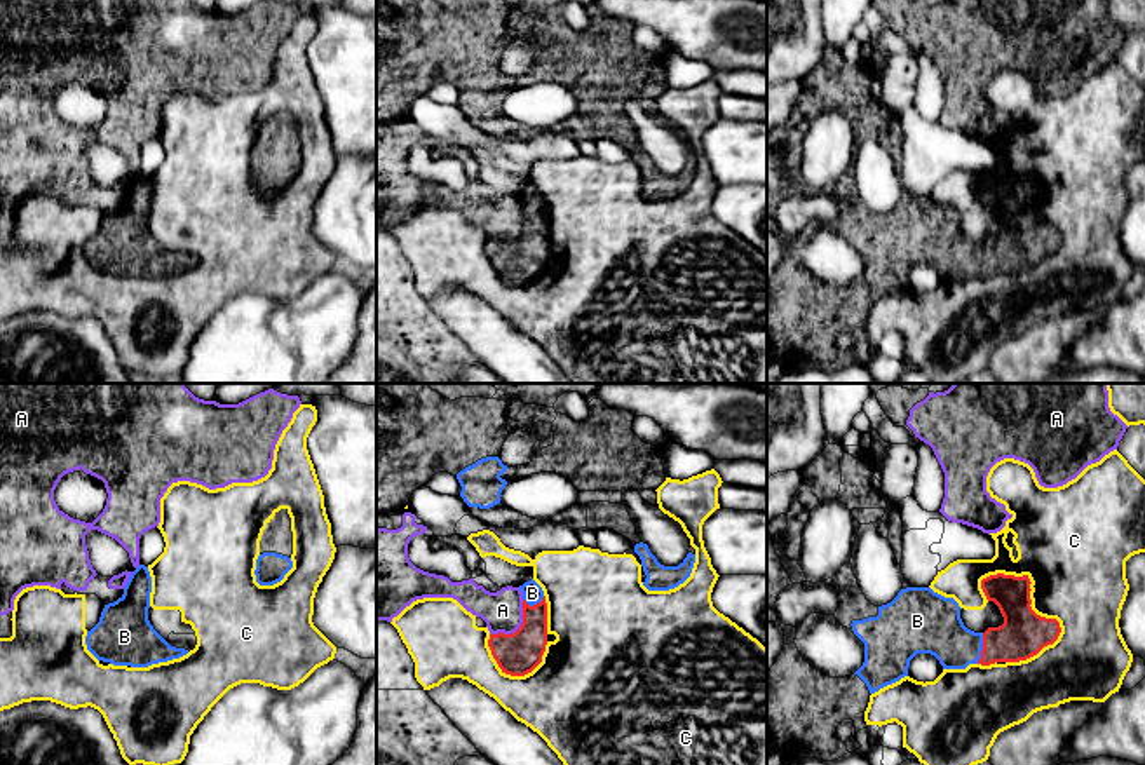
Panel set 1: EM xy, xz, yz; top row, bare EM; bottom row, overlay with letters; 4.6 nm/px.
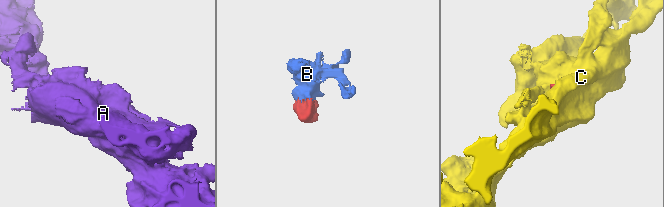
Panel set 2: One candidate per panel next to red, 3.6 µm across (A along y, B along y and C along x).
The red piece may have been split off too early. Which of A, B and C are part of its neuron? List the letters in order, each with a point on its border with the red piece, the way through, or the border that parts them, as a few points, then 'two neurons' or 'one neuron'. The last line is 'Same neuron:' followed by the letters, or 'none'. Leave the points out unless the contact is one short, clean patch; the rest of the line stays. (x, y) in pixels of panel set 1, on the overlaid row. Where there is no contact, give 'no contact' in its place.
A: xz (520, 628) | along xz (523, 600), (523, 622), (511, 633), (490, 635) | two neurons
B: yz (983, 649) | one neuron
C: yz (1058, 626) | two neurons
Same neuron: B

